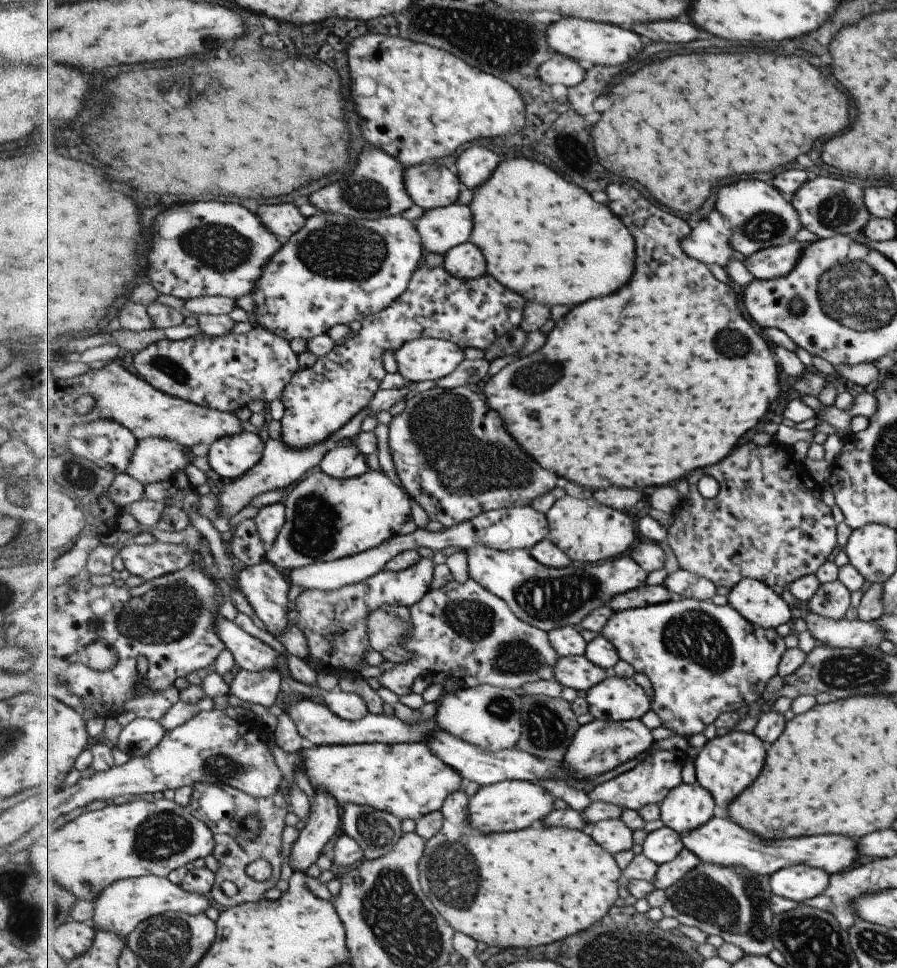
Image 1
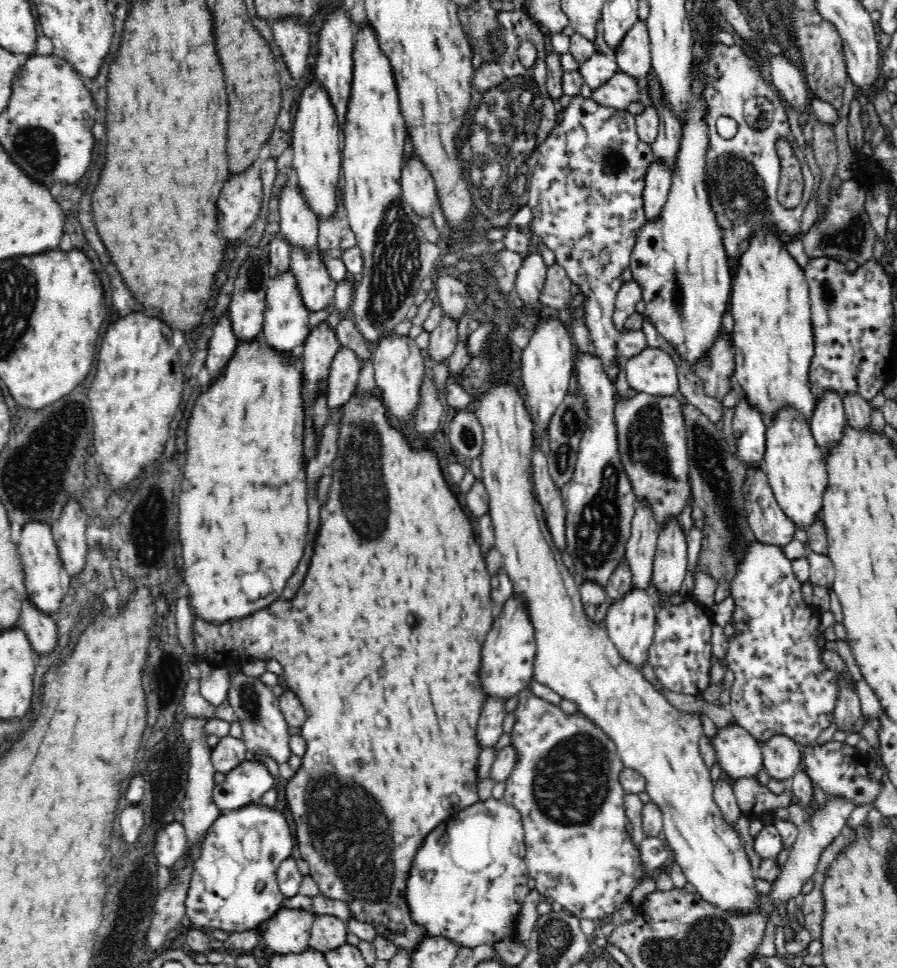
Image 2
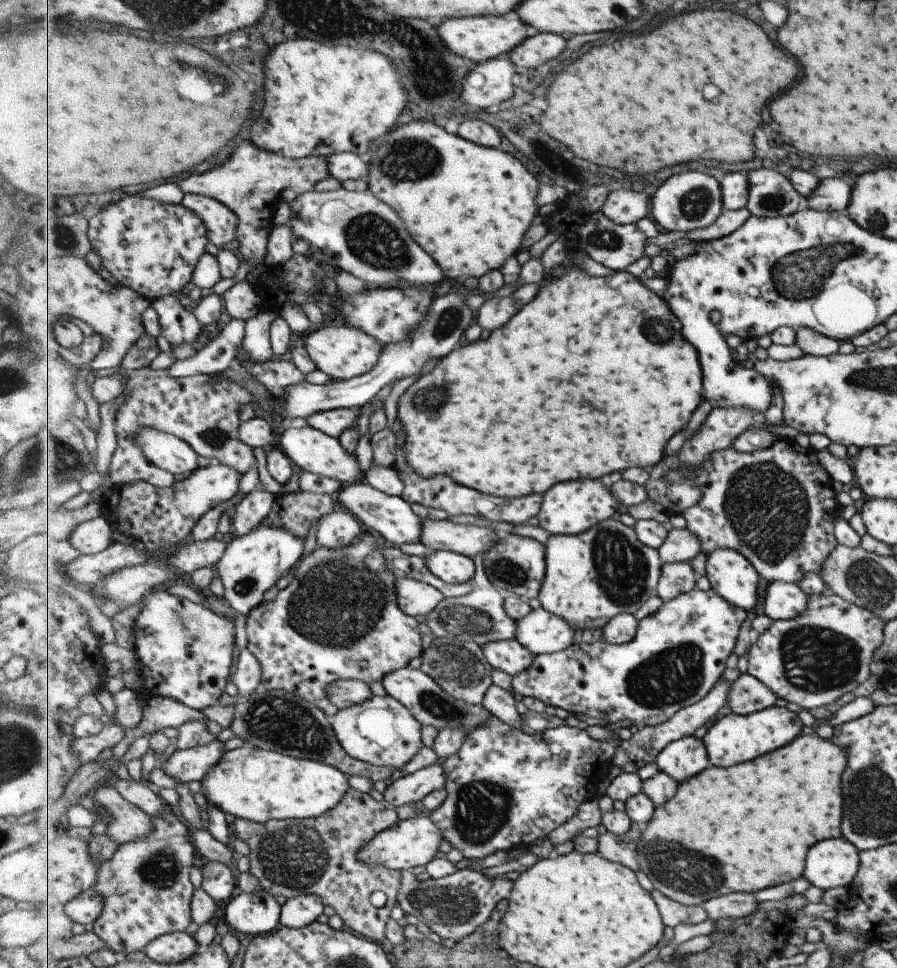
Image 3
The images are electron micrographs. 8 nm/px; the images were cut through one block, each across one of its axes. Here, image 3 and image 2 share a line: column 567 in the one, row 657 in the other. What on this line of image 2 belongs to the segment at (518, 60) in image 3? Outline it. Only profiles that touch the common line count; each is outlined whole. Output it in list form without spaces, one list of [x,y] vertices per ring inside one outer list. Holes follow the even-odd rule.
[[[29,602],[27,604],[22,608],[16,628],[24,632],[40,658],[48,658],[58,648],[58,627],[50,617],[43,617]]]

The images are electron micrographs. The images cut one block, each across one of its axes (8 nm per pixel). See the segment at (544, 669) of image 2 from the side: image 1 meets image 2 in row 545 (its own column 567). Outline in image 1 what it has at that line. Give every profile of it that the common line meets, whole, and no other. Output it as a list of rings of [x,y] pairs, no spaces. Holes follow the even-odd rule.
[[[567,494],[565,498],[558,499],[547,515],[552,530],[549,538],[576,562],[598,564],[614,560],[626,554],[636,538],[641,537],[636,536],[636,524],[627,511],[602,504],[596,498],[582,499]]]

